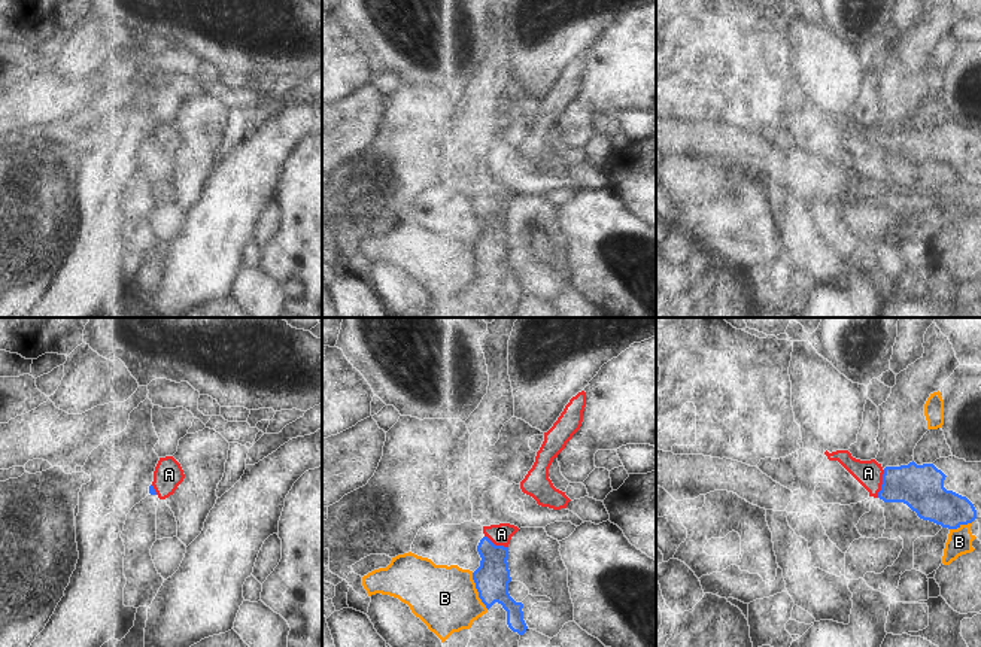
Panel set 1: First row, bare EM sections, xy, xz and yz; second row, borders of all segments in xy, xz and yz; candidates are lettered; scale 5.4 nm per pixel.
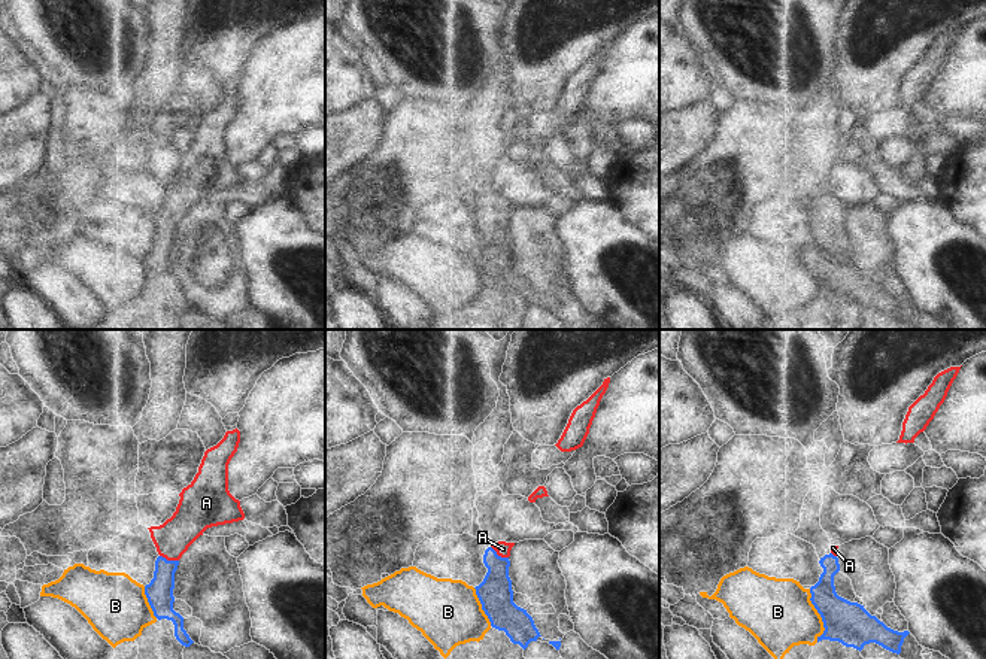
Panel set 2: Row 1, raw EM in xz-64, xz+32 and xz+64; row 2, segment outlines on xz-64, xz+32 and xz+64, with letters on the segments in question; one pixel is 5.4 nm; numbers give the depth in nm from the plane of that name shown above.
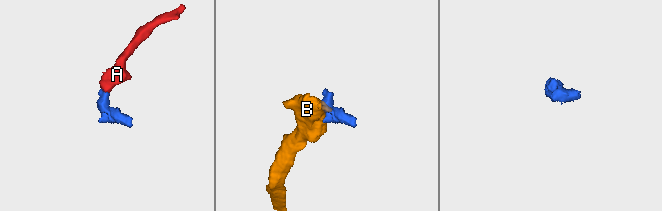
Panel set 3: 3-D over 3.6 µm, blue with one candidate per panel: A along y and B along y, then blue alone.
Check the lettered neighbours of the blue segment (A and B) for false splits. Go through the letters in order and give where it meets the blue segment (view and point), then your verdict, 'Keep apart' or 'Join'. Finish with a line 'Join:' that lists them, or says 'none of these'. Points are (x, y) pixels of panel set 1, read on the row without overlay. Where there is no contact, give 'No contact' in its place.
A: Touches blue at yz (883, 149). Join
B: Touches blue at xz (477, 257). Keep apart
Join: A

